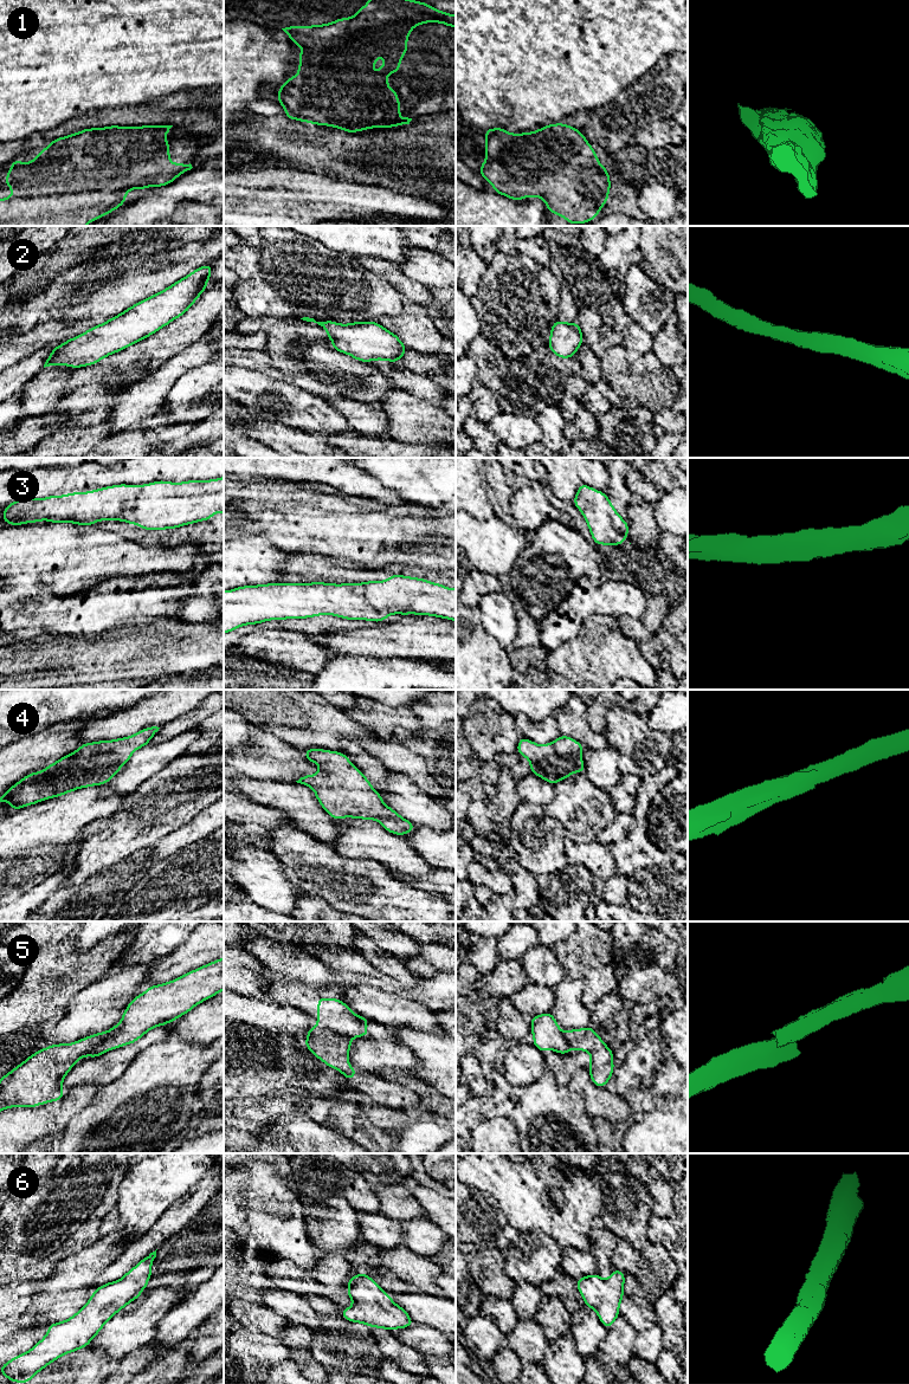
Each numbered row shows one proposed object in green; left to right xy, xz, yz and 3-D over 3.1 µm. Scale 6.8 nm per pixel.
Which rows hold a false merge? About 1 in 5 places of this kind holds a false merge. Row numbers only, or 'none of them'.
5

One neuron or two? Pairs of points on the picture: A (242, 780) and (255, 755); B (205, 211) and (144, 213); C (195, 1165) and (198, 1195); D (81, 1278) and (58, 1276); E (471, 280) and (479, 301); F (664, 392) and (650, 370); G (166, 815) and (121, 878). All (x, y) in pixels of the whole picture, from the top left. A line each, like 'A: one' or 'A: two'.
A: two
B: two
C: two
D: one
E: two
F: one
G: two

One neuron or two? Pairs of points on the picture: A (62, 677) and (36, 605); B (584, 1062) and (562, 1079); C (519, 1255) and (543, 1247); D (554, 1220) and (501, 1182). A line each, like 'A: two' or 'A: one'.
A: two
B: one
C: one
D: one

